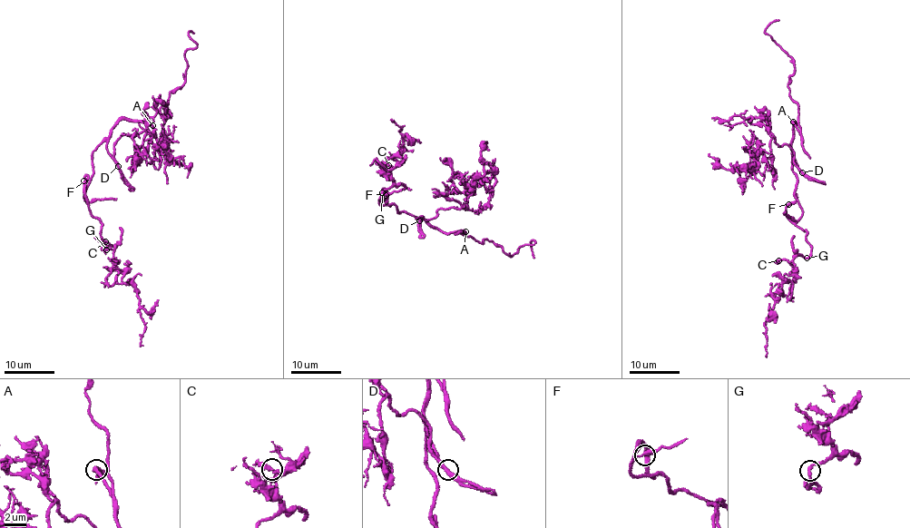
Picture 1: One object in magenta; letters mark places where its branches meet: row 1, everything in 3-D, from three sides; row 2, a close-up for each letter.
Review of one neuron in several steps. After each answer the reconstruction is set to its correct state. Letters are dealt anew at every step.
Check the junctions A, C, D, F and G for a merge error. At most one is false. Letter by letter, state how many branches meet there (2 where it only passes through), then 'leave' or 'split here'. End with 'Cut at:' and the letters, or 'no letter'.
A: branches 2; leave
C: branches 2; leave
D: branches 2; leave
F: branches 2; leave
G: branches 2; leave
Cut at: no letter

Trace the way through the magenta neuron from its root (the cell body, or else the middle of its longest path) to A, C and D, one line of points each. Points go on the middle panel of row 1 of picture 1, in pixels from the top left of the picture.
A: (390, 204), (396, 205), (400, 213), (404, 211), (410, 213), (444, 232), (465, 231)
C: (390, 204), (378, 202), (381, 193), (386, 201), (380, 200), (382, 191), (392, 183), (388, 165)
D: (390, 204), (396, 205), (400, 213), (408, 212), (419, 220)

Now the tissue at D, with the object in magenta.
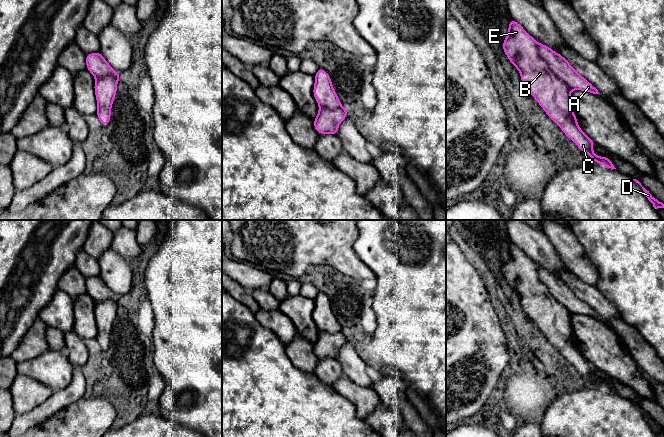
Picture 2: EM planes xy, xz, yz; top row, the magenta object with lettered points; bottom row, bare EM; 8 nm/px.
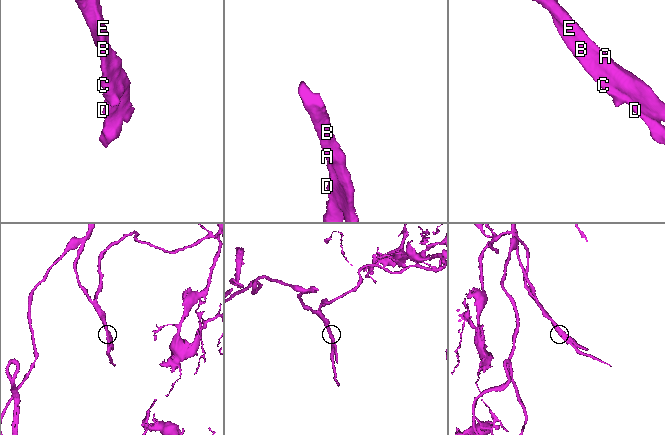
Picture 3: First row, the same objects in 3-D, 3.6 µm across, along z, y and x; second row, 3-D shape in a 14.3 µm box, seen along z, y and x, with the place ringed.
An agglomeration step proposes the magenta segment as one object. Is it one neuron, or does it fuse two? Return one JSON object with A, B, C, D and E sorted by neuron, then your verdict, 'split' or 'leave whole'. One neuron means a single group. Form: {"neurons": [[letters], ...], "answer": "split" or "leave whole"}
{"neurons": [["A", "B", "C", "D", "E"]], "answer": "leave whole"}

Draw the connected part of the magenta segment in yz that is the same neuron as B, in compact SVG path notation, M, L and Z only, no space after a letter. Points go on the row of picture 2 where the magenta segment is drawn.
M512 18L502 48L511 64L519 70L525 89L534 97L577 147L587 153L593 163L616 169L607 156L600 157L592 149L594 141L585 135L573 113L570 91L581 90L599 94L598 90L571 64L550 47L538 43Z

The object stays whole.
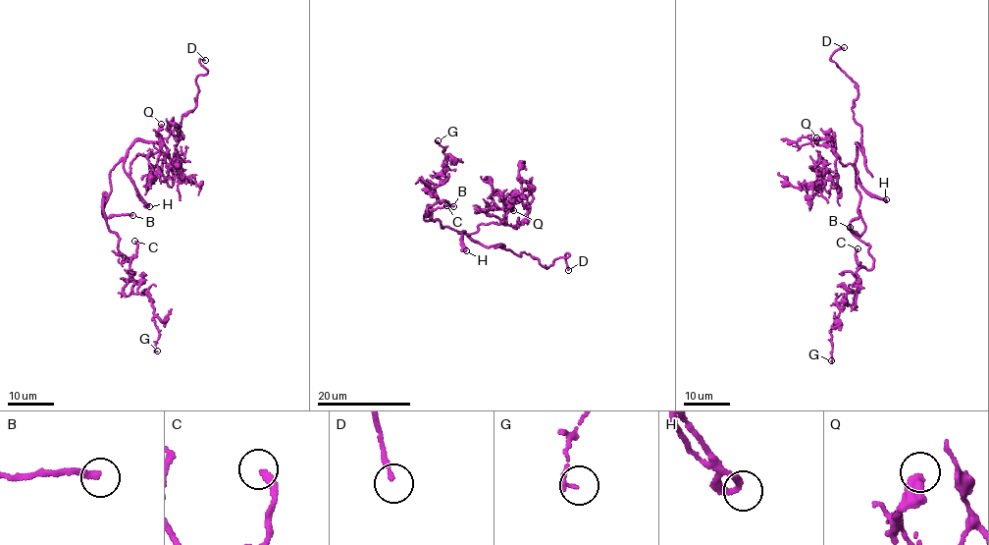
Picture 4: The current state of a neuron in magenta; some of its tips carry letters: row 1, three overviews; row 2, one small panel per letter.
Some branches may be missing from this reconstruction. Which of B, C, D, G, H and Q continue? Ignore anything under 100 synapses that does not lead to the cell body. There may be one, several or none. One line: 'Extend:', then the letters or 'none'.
Extend: B, C, D

